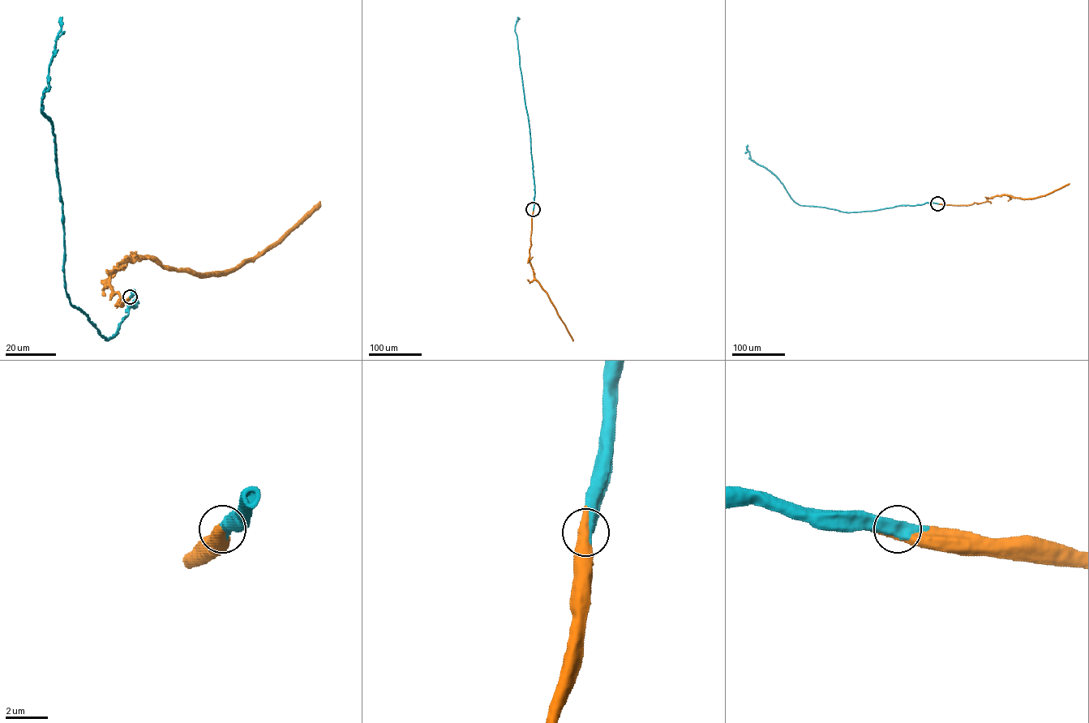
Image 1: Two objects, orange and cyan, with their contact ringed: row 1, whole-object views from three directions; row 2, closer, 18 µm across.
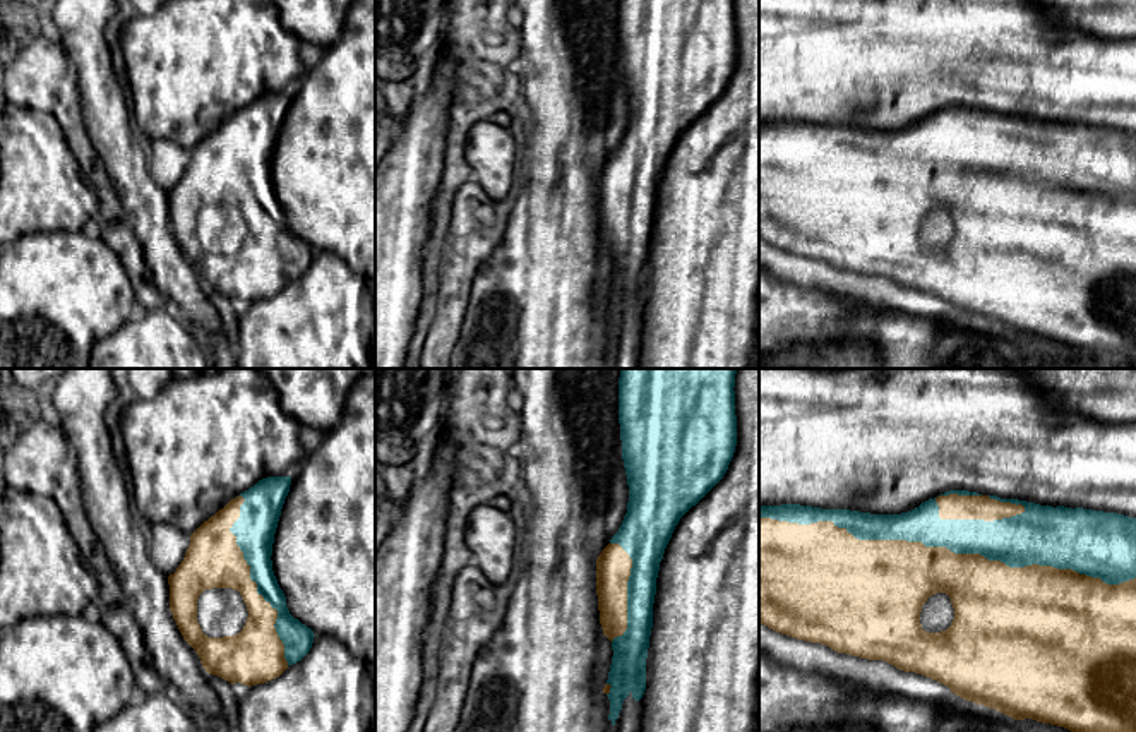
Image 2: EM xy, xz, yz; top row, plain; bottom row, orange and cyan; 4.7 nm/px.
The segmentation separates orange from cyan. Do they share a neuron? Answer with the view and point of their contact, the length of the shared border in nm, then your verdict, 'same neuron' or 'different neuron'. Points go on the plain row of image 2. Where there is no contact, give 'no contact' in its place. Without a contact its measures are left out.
yz (948, 165) | 1800 nm | same neuron

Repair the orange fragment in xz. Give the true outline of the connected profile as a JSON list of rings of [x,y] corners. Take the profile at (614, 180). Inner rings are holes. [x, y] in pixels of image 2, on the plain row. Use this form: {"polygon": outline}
{"polygon": [[[619,0],[622,75],[629,101],[627,129],[619,147],[596,175],[596,211],[603,250],[612,257],[612,281],[603,309],[615,341],[624,315],[646,307],[646,274],[653,243],[656,194],[665,165],[680,134],[726,89],[737,62],[735,0]]]}

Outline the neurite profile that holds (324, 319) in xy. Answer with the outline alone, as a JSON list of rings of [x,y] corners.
[[[315,250],[310,267],[276,295],[250,302],[238,317],[235,353],[238,369],[375,369],[370,341],[375,336],[375,302],[367,278],[353,273],[332,252]]]

